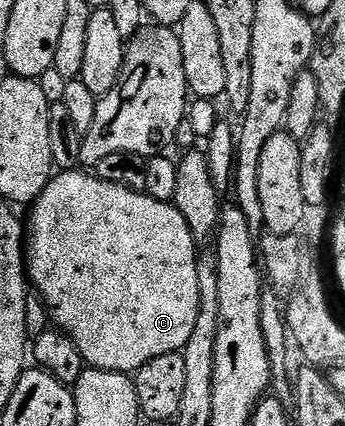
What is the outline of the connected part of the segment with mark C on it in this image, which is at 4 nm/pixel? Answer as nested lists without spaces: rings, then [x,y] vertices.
[[[62,170],[51,176],[48,186],[44,186],[44,190],[35,198],[29,209],[30,224],[28,220],[28,231],[24,236],[26,274],[33,291],[38,293],[46,304],[49,319],[70,336],[72,342],[76,342],[76,350],[80,350],[89,367],[133,374],[148,362],[152,362],[152,358],[160,358],[160,354],[181,352],[186,347],[188,338],[192,338],[192,329],[196,327],[196,318],[200,314],[200,252],[192,238],[192,230],[188,230],[188,222],[184,222],[184,214],[180,214],[180,210],[176,210],[173,203],[165,204],[145,192],[116,186],[116,182],[104,182],[97,174],[90,173],[89,176],[82,171],[86,170]]]

